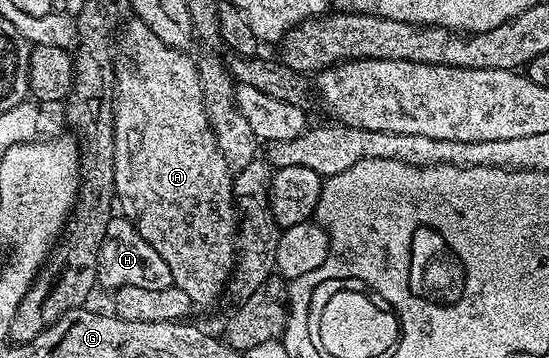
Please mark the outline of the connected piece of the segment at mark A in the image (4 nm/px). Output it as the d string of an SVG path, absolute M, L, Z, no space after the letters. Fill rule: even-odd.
M130 19L125 22L121 30L122 53L126 61L115 60L114 74L114 195L120 206L121 216L127 217L136 227L136 231L168 263L168 271L172 271L174 280L173 288L184 291L186 301L195 301L198 305L210 305L221 295L232 281L232 274L236 268L236 254L238 252L238 222L240 220L239 210L236 208L236 190L230 164L220 155L220 147L216 143L216 135L208 123L208 115L204 107L204 95L200 91L200 75L195 58L189 52L173 49L164 43L164 39L153 33L152 27L148 27L143 21Z

